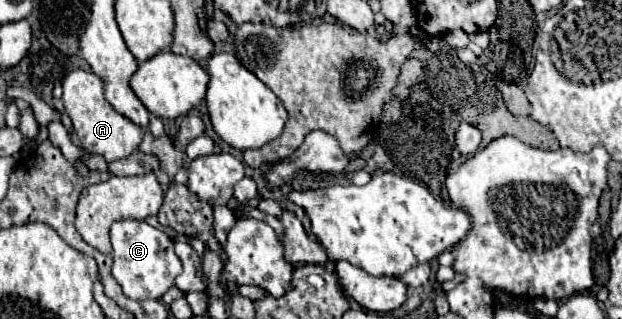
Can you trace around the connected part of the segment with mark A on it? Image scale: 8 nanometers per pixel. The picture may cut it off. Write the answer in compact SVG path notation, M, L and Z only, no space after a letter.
M73 69L63 81L63 103L65 103L67 115L73 121L75 135L87 153L107 157L107 161L111 163L111 161L131 155L139 147L139 143L143 139L143 129L139 125L135 125L133 121L129 121L127 117L119 115L105 101L103 81L99 81L99 77L95 73L83 71L83 69Z

